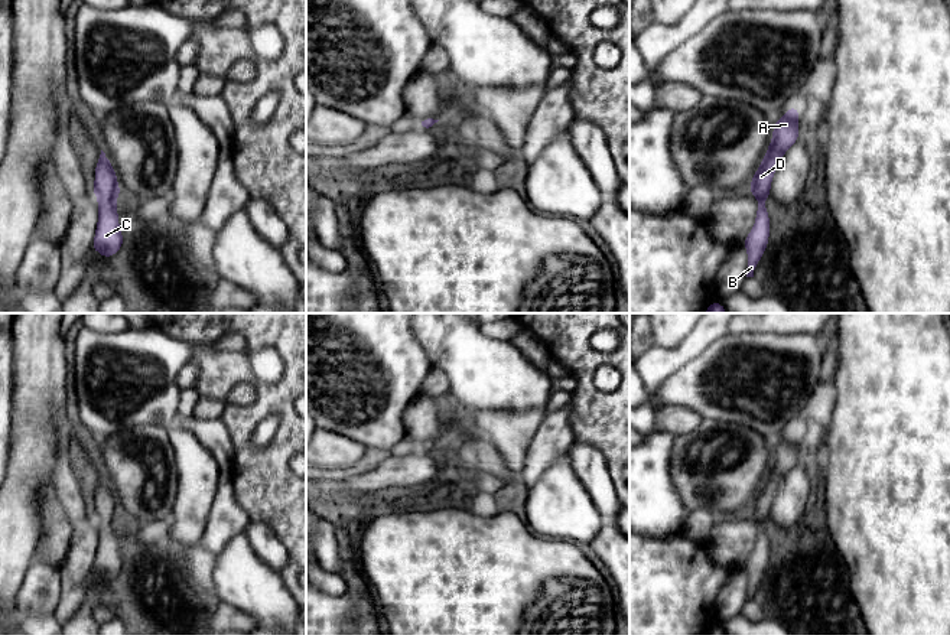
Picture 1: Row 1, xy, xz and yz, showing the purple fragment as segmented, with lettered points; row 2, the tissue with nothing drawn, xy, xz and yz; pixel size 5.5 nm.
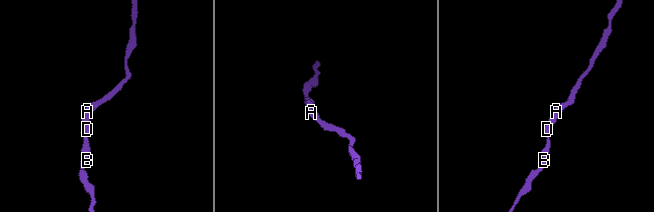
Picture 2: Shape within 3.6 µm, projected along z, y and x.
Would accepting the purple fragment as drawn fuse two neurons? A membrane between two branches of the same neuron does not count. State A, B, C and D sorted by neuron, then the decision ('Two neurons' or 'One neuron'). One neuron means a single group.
Groups: A B C D. One neuron

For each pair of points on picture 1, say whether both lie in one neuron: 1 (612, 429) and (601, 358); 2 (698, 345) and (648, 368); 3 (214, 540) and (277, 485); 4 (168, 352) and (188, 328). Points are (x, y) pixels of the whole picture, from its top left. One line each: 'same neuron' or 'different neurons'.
1: same neuron
2: same neuron
3: different neurons
4: different neurons

